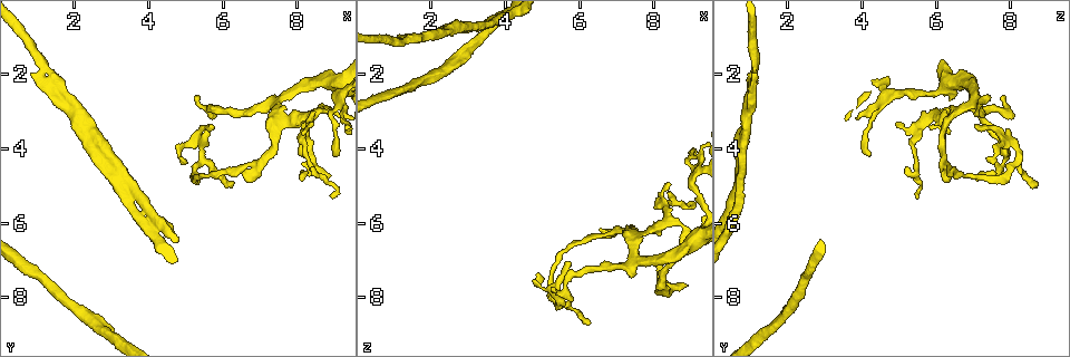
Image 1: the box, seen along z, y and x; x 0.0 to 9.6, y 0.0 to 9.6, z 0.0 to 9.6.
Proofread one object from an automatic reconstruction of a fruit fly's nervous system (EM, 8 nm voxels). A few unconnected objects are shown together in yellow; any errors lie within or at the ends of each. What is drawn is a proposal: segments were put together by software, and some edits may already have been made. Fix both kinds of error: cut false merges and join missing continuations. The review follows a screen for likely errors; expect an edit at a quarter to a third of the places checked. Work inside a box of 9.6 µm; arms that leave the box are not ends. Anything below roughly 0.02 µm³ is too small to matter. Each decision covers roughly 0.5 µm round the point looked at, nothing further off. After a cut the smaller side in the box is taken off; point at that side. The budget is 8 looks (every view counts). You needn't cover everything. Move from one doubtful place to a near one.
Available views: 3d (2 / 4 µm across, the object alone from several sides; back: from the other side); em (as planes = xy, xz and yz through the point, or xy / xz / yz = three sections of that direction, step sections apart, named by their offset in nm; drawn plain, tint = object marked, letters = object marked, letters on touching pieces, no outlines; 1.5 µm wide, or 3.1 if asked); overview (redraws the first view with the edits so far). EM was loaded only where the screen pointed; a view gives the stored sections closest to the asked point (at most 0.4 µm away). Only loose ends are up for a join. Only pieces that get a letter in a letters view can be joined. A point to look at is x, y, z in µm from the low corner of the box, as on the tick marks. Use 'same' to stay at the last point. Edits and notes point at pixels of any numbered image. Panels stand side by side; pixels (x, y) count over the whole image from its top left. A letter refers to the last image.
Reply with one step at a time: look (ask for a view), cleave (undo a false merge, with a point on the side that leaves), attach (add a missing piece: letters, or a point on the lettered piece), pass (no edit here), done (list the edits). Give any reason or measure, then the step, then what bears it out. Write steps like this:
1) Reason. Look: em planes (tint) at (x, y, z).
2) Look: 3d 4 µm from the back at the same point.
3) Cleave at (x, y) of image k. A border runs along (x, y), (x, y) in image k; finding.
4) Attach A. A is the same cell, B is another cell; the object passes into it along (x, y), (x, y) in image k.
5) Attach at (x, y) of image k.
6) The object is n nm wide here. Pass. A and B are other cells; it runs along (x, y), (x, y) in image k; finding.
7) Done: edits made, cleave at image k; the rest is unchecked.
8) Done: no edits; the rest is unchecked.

A narrow waist. Look: 3d 2 µm at (7.30, 3.05, 6.50).

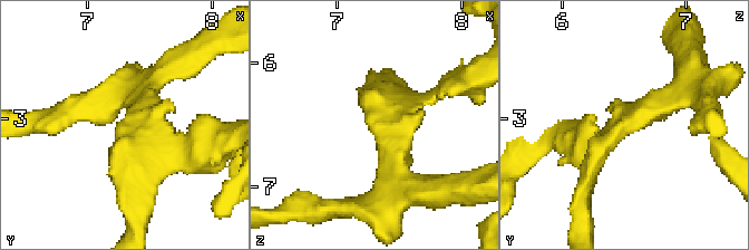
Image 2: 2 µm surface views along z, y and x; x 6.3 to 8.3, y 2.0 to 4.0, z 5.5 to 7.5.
Shape alone is not enough. Look: em xz step 4 (tint) at (7.36, 3.06, 6.50).

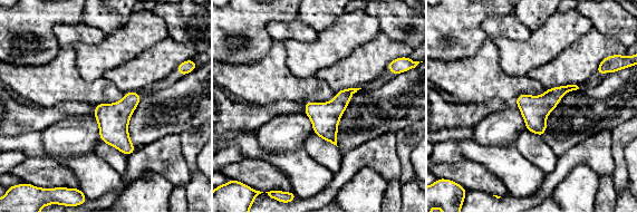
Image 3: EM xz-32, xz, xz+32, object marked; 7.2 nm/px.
Look: em planes (letters) at the same point.

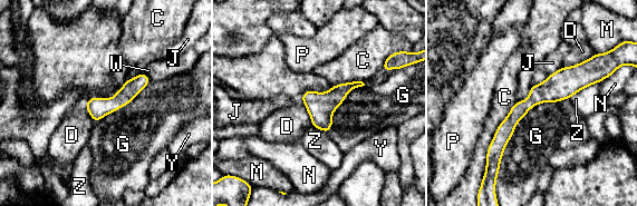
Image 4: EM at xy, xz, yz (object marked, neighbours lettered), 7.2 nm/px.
3 arms meet here; the arms are 180, 200, 220 nm wide. Pass. C, D, G, J, M, N, P, W, Y and Z are other cells; one cell here.

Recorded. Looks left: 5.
Tapers out. Look: 3d 4 µm at (8.90, 5.25, 5.45).

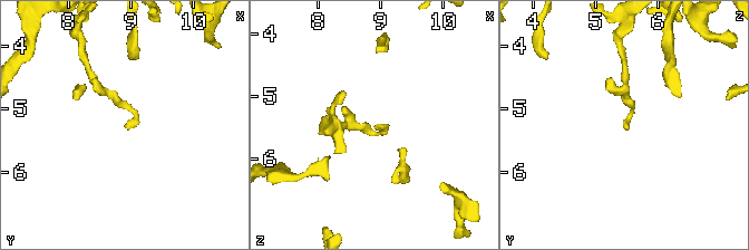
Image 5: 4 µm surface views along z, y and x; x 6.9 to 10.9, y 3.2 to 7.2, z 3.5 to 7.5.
Look: em xz step 8 (letters) at (8.95, 5.30, 5.50).

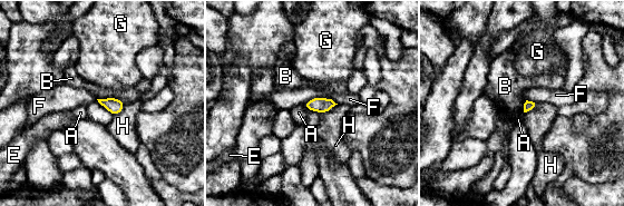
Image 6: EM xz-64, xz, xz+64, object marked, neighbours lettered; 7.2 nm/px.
Look: em yz step 8 (letters) at the same point.

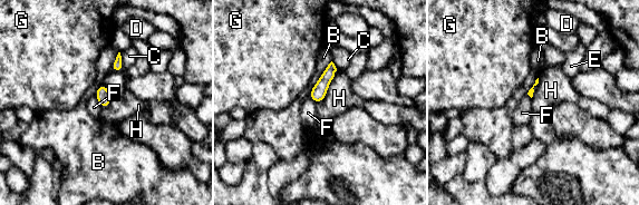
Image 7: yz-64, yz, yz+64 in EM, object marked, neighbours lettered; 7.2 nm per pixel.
Pass. B, C, D, E, F, G and H are other cells; a border runs along (331, 61), (316, 83) in image 7; none of them fits.

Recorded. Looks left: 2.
Branch stops here. Look: em xy step 4 (letters) at (5.65, 3.35, 7.00).

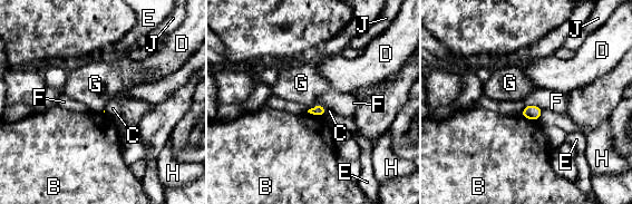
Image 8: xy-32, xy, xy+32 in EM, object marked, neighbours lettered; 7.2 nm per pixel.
Look: em yz step 8 (letters) at the same point.

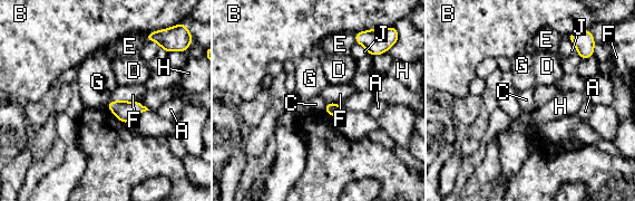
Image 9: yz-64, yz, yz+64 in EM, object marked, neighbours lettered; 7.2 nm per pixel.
The longest contact is with F, 200 nm. Pass. A, B, C, D, E, F, G, H and J are other cells; a border runs along (110, 98), (106, 106) in image 9; none of them fits.

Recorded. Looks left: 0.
Done: no edits; the rest is unchecked.

